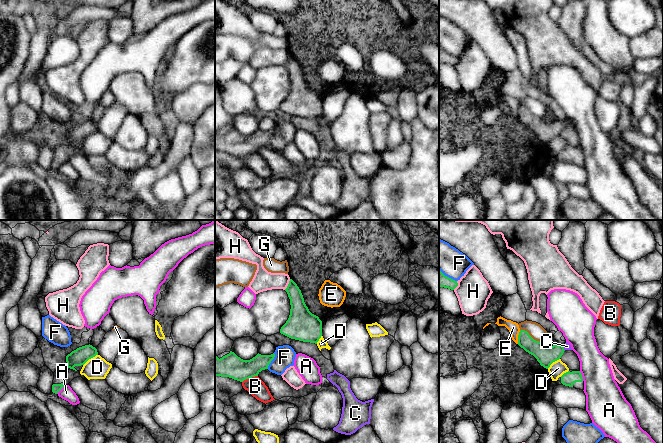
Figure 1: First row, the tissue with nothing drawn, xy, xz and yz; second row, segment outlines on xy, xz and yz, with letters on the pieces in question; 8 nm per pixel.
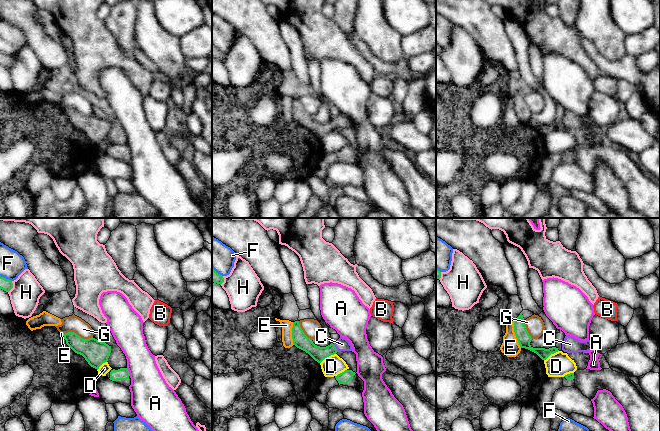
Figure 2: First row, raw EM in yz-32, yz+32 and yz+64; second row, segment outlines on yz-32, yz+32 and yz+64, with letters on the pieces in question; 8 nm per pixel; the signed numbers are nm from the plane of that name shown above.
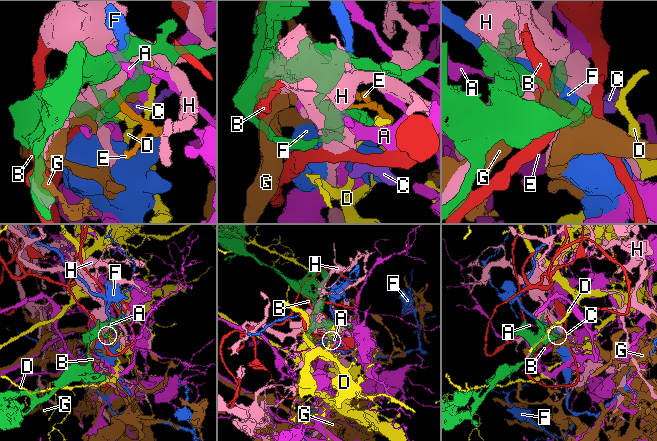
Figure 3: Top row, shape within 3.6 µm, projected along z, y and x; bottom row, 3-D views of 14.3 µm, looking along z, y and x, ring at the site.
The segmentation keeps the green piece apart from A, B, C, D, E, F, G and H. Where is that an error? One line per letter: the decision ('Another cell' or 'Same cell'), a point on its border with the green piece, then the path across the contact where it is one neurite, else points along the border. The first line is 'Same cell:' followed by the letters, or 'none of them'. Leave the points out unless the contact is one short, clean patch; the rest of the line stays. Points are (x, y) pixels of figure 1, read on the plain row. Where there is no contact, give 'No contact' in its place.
Same cell: C
A: Another cell. Touches green at xy (61, 164)
B: Another cell. Touches green at xz (249, 153)
C: Same cell. Touches green at yz (563, 124). Path across: yz (546, 131), (563, 124), (567, 122)
D: Another cell. Touches green at xy (90, 134)
E: Another cell. Touches green at yz (518, 113). Boundary: yz (520, 106), (517, 112), (517, 119)
F: Another cell. Touches green at xz (271, 136)
G: Another cell. Touches green at yz (530, 112)
H: Another cell. Touches green at xz (288, 60)

